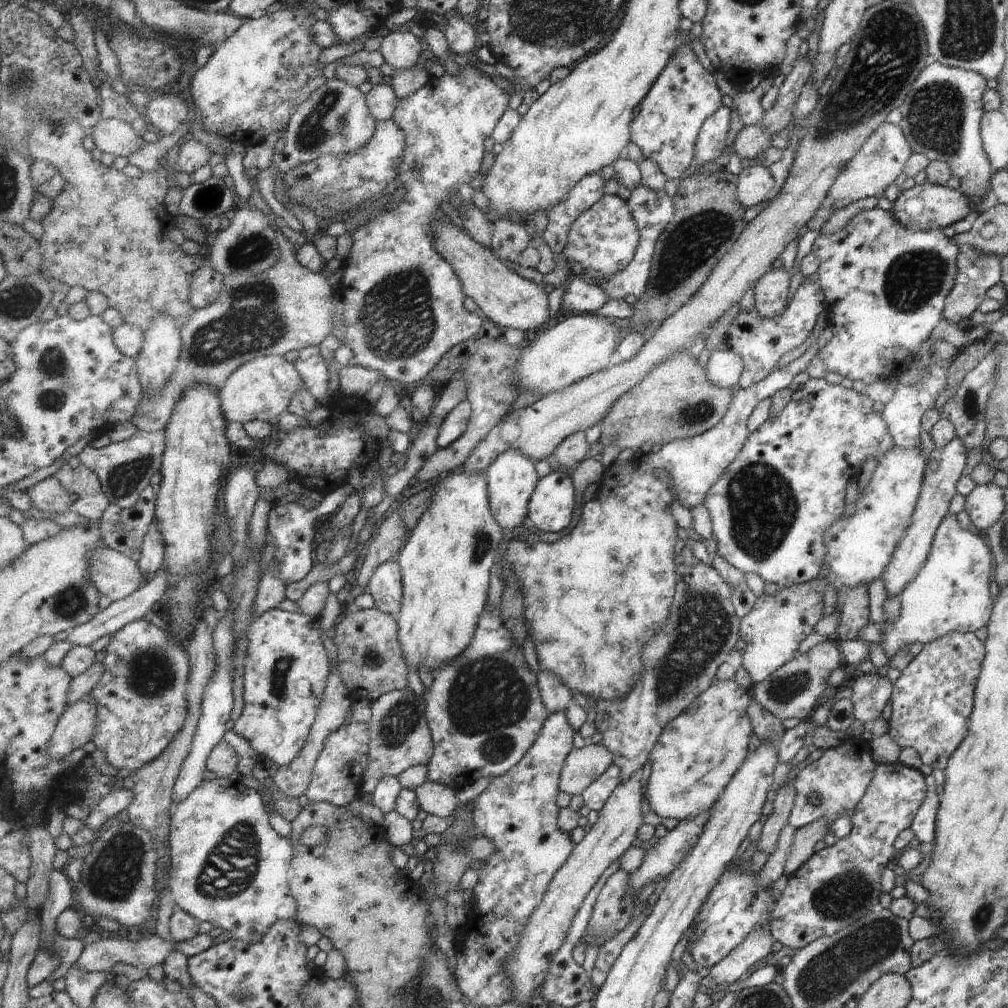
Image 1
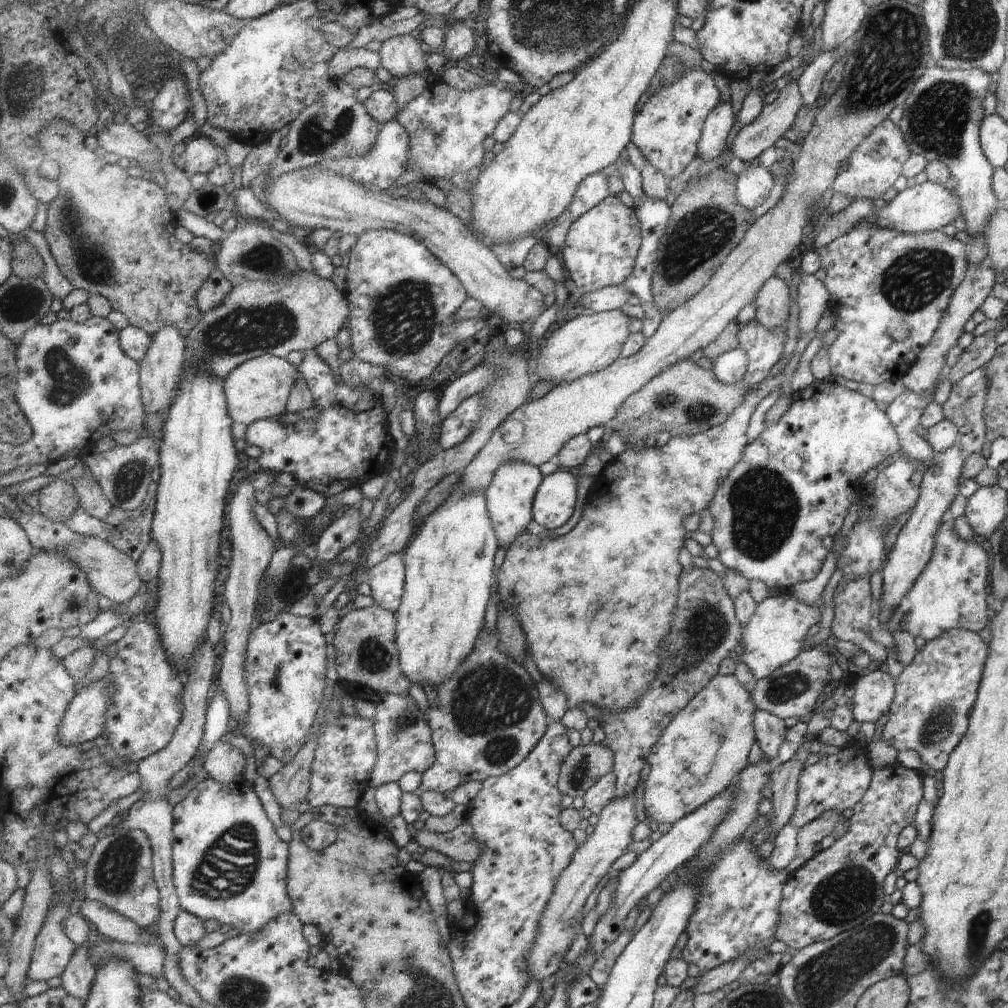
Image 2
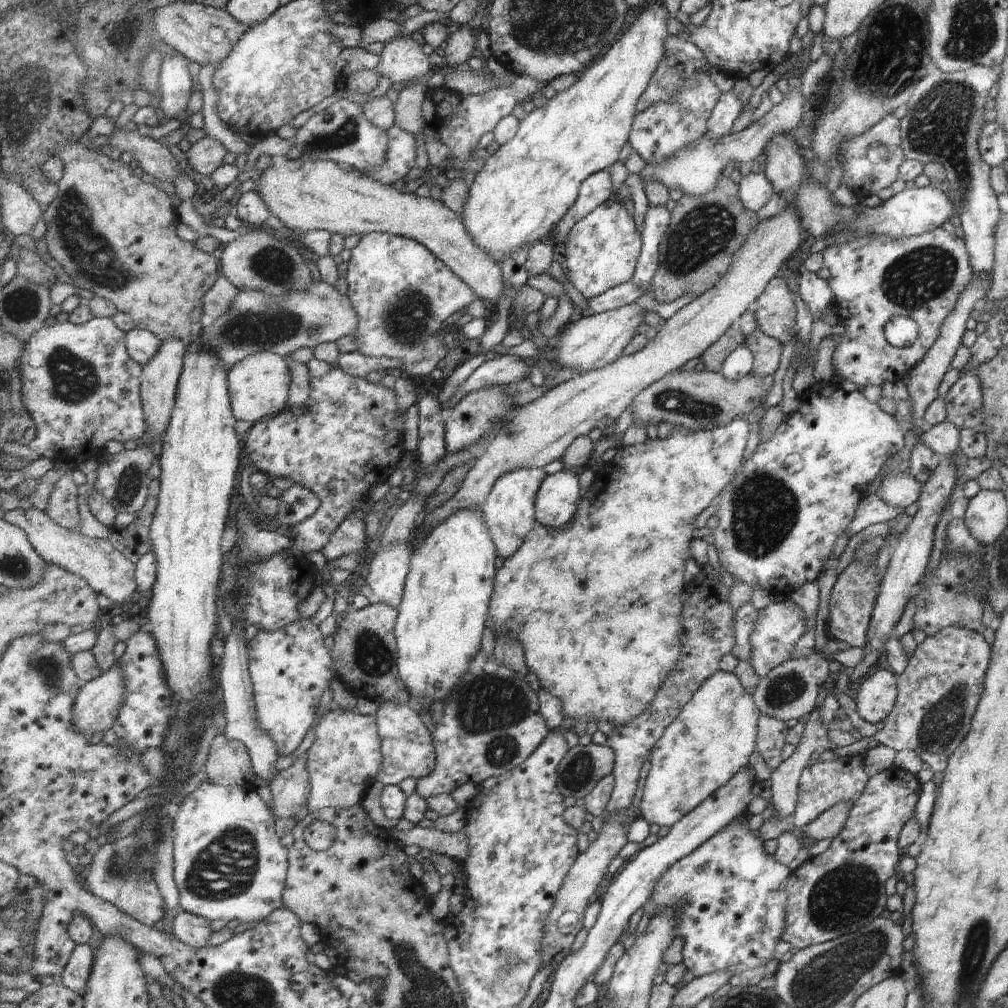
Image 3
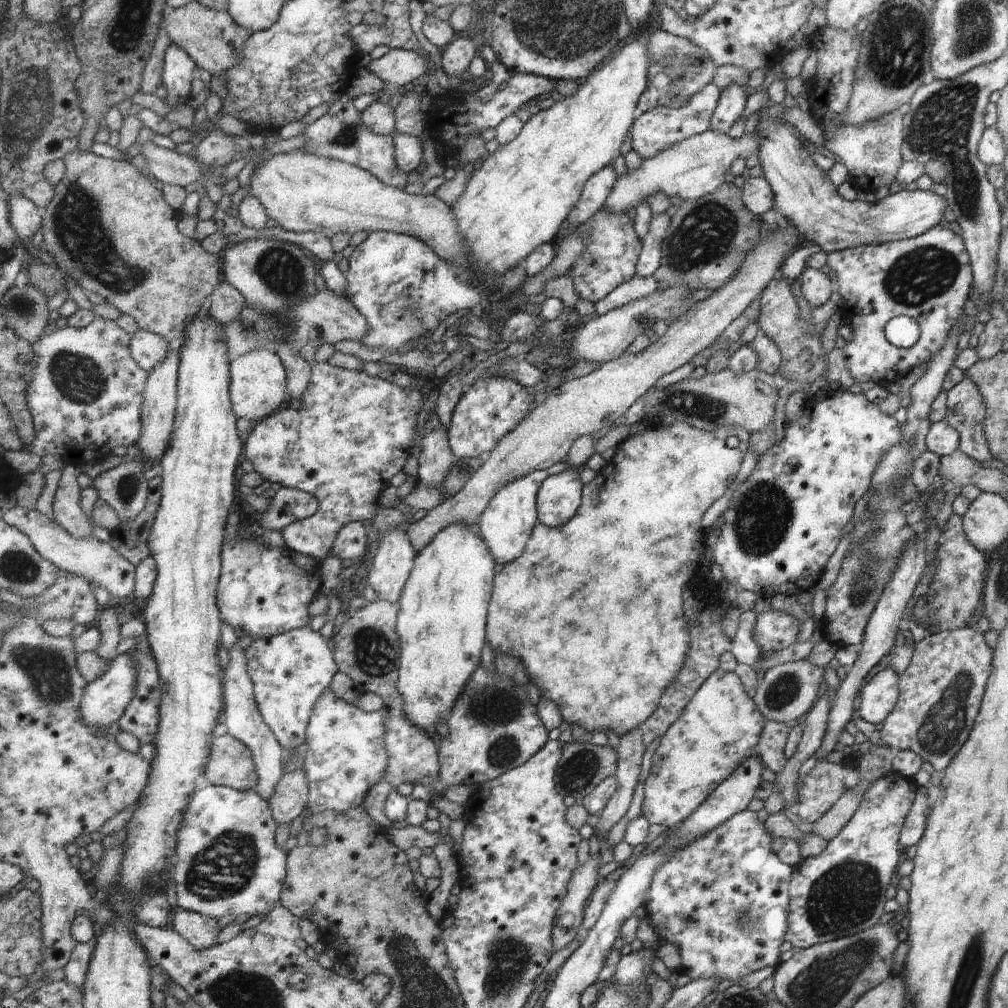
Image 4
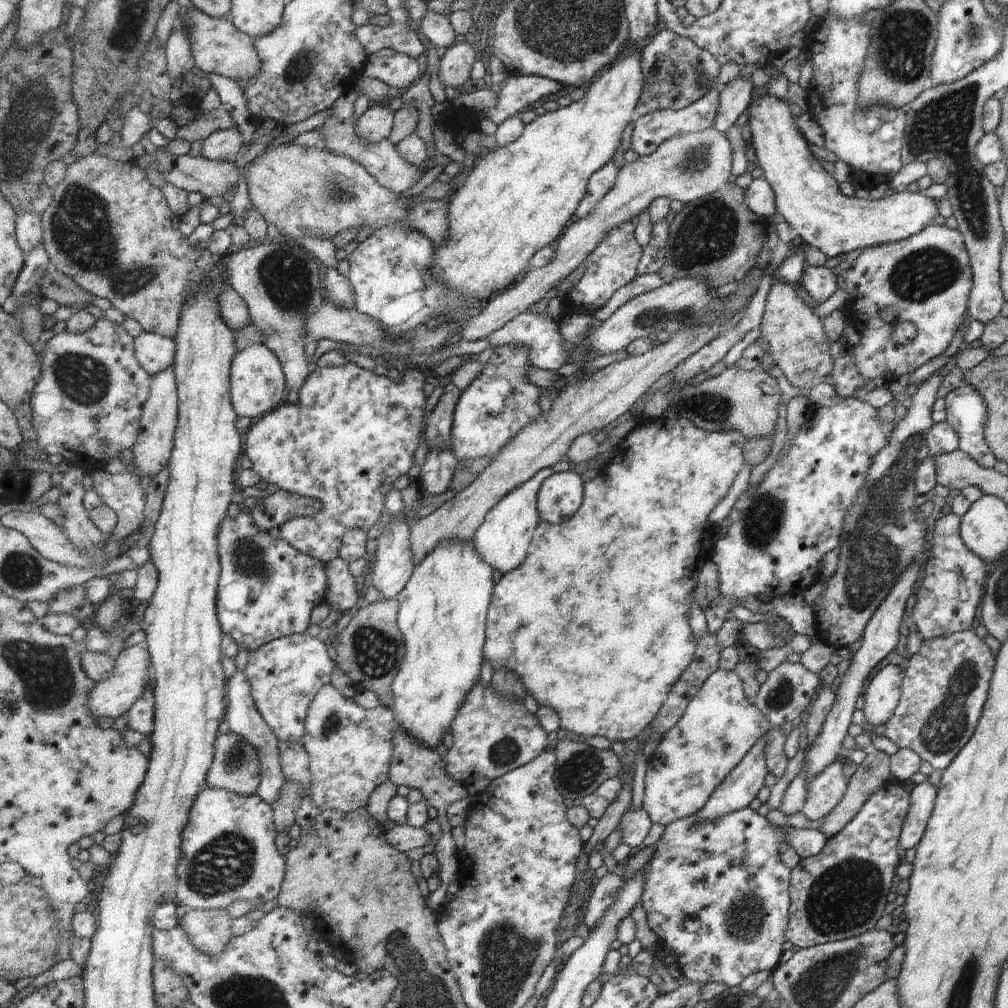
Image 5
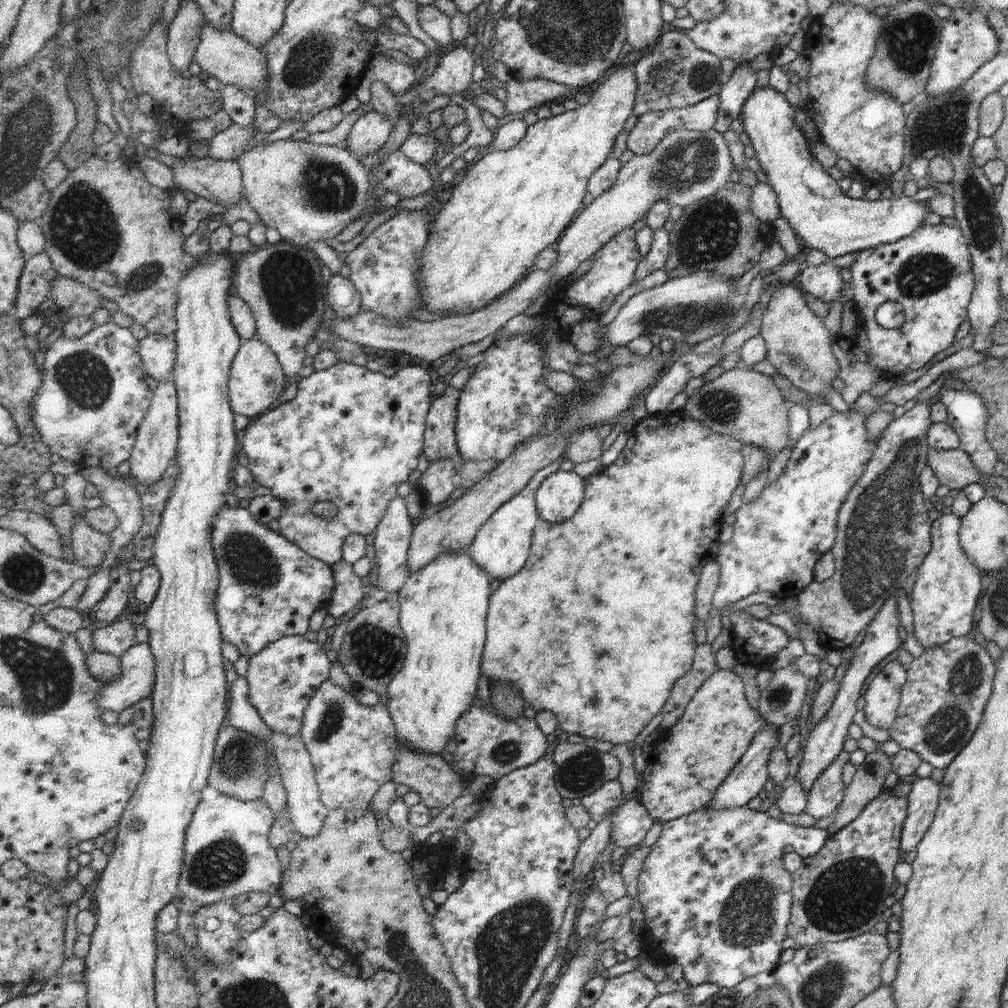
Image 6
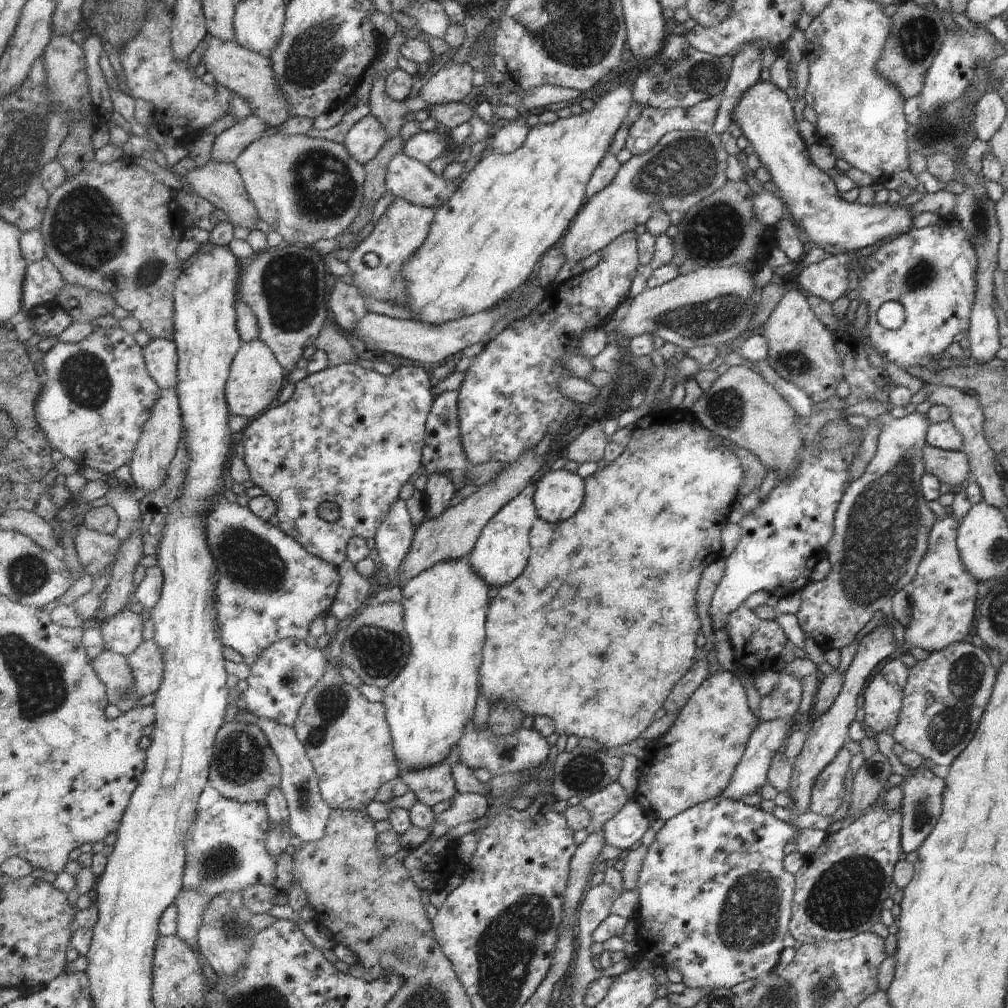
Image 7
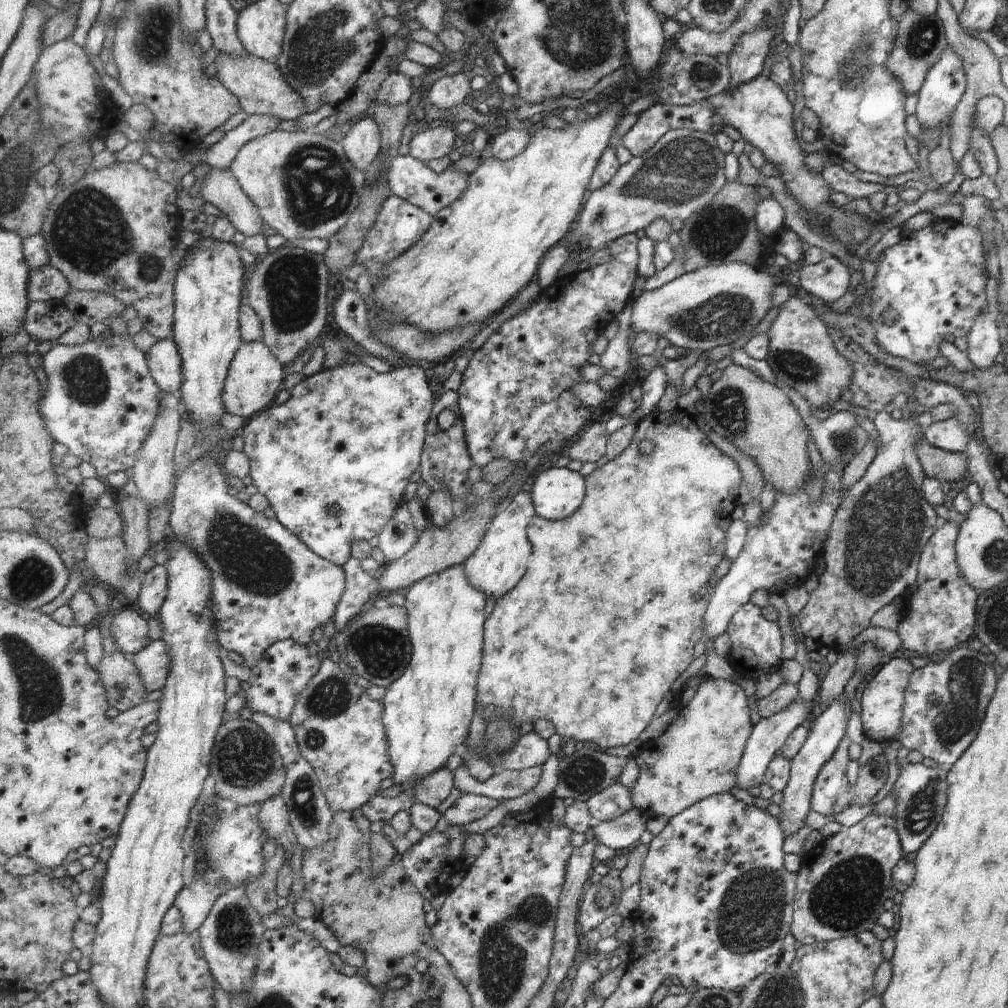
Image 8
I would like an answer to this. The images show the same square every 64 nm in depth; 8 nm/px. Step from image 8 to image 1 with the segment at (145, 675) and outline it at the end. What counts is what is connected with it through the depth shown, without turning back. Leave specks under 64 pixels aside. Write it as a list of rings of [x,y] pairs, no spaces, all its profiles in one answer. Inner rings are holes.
[[[90,694],[83,701],[68,706],[50,739],[48,756],[53,760],[69,756],[93,739],[96,729],[96,705]]]

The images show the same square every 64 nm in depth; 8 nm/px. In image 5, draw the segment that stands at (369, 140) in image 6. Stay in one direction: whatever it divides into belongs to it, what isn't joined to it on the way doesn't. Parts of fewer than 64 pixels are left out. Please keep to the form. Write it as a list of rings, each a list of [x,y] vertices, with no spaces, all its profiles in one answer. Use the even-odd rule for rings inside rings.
[[[387,105],[371,106],[360,117],[357,134],[370,141],[387,139],[394,128],[394,117],[395,112],[391,112]]]

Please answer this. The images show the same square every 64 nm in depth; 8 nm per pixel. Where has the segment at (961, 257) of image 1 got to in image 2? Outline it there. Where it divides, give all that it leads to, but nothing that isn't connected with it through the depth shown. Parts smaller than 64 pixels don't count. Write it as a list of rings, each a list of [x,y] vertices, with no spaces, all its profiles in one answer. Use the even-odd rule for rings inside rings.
[[[983,260],[979,263],[967,262],[964,271],[964,278],[955,288],[952,296],[949,298],[947,307],[941,316],[937,329],[930,339],[930,342],[919,352],[913,365],[900,376],[905,389],[912,391],[917,395],[933,396],[933,390],[936,379],[941,376],[941,372],[946,371],[945,355],[949,348],[956,346],[957,338],[962,334],[962,326],[966,320],[971,318],[975,310],[978,310],[986,297],[990,296],[990,291],[997,285],[1003,283],[1000,272],[991,266],[989,260]]]

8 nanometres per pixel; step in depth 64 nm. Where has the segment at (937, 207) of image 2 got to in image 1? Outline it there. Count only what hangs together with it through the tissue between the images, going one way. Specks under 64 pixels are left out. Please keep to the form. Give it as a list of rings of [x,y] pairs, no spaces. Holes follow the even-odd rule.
[[[924,183],[914,185],[909,190],[901,191],[899,197],[894,201],[892,216],[900,226],[907,229],[927,231],[943,229],[947,226],[954,225],[962,219],[968,217],[971,212],[983,209],[982,205],[987,206],[983,200],[981,202],[971,202],[967,196],[963,195],[958,189],[952,190],[946,185],[933,185]]]

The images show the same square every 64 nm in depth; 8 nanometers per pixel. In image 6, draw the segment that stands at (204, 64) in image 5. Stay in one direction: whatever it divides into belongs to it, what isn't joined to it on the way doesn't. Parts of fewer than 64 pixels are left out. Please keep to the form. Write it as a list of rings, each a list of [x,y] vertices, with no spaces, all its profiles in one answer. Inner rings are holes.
[[[207,20],[202,25],[200,42],[194,57],[200,69],[218,82],[241,88],[249,97],[255,98],[256,104],[256,95],[264,91],[268,78],[268,60],[261,48],[255,47],[253,43],[237,35],[231,27],[219,29]]]

